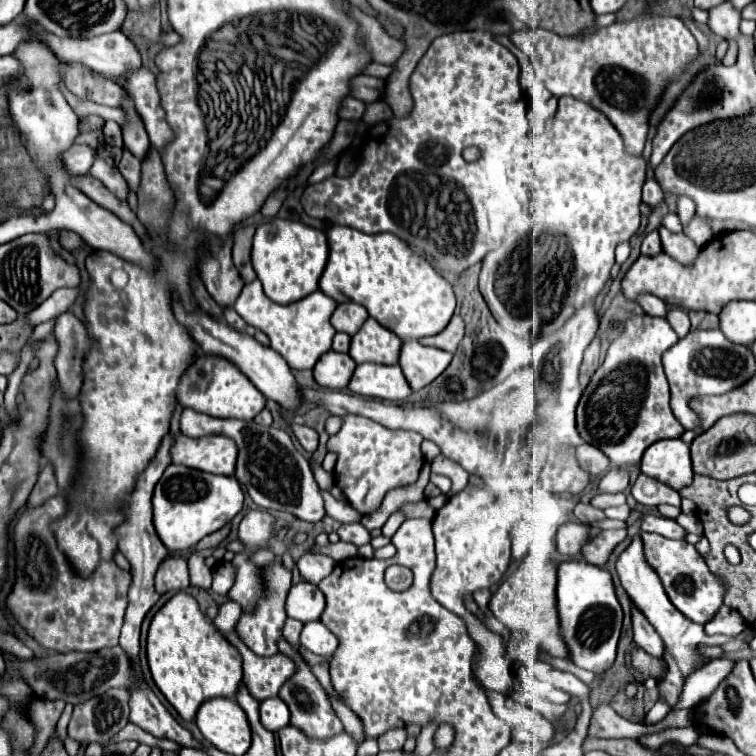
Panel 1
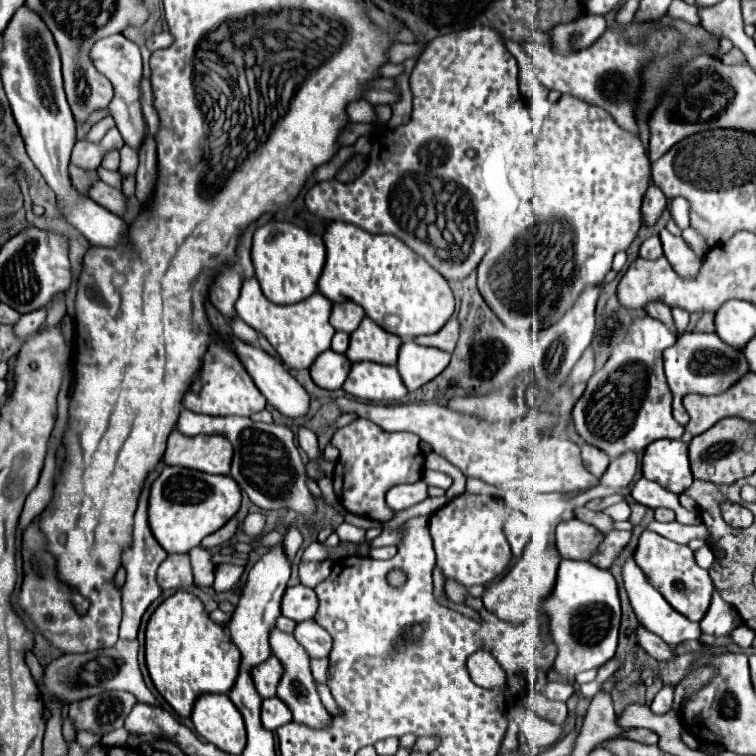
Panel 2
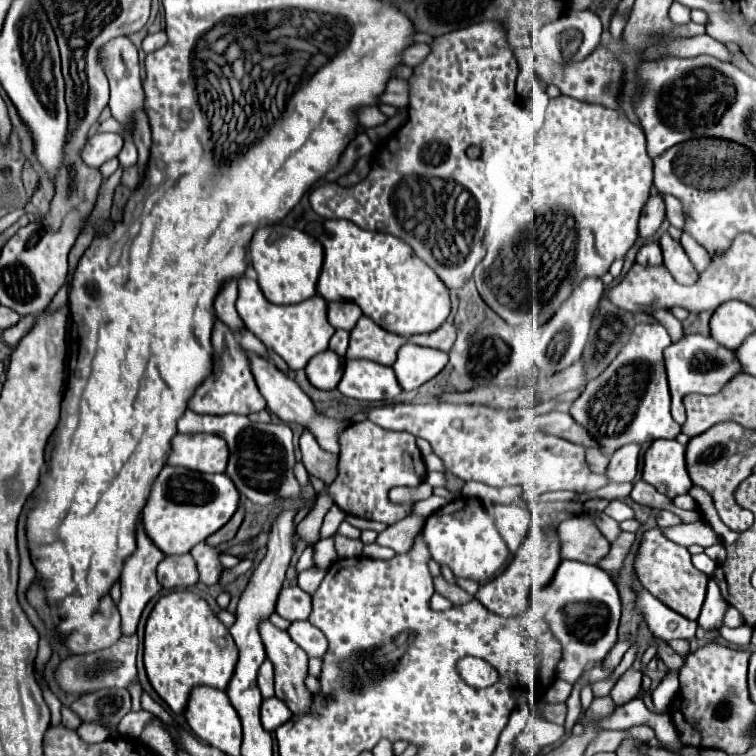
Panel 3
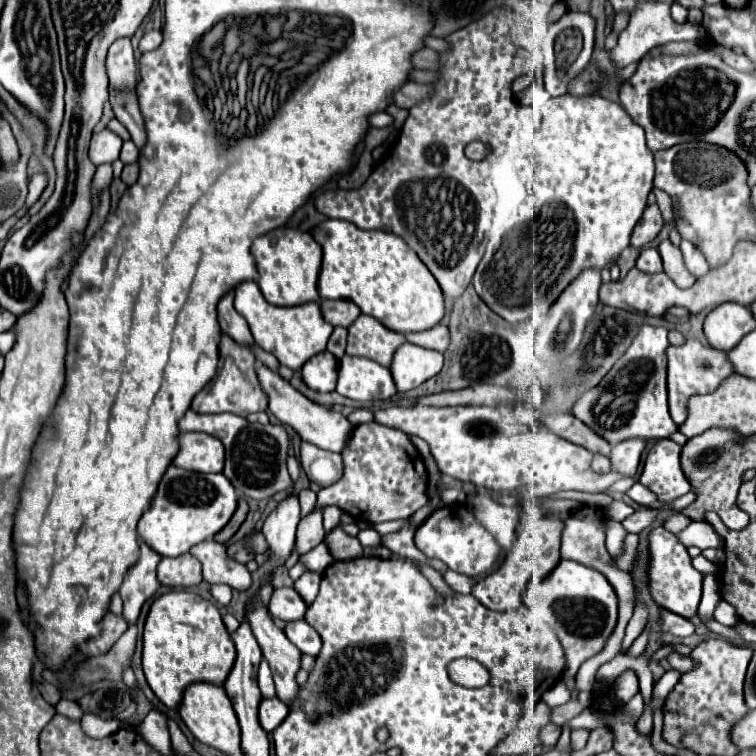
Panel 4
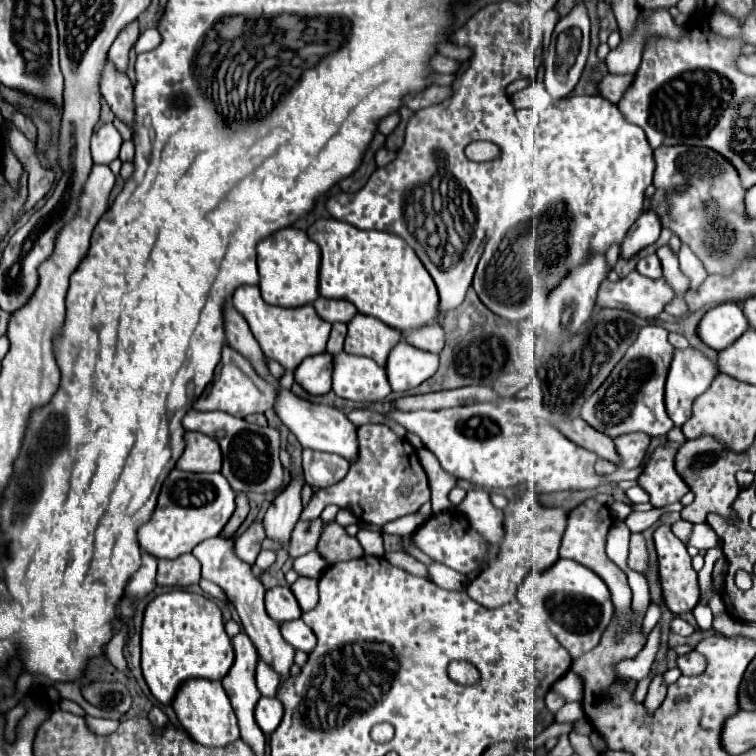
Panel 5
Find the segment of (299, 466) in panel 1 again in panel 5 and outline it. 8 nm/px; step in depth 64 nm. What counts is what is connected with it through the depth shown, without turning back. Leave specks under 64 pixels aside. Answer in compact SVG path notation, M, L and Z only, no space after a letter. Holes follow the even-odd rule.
M192 410L184 416L182 426L186 430L202 432L212 436L222 448L222 476L228 480L234 492L276 492L284 488L284 468L280 464L280 434L274 428L262 428L258 424L248 424L244 418L236 418L224 412L198 412Z

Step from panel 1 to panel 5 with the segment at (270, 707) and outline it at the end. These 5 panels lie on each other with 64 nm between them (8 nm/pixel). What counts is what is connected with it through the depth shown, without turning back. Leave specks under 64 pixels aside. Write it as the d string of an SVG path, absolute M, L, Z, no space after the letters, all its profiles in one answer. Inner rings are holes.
M260 698L254 708L256 724L260 726L260 730L264 734L272 734L278 728L282 714L284 714L284 708L282 708L280 700L276 700L276 698Z

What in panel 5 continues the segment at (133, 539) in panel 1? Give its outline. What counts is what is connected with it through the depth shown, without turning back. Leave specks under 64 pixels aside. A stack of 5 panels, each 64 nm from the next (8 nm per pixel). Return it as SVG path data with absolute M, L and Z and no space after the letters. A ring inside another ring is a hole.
M142 552L142 568L130 578L126 596L136 596L138 600L144 598L148 592L156 588L154 576L156 576L156 558L150 556L148 552Z

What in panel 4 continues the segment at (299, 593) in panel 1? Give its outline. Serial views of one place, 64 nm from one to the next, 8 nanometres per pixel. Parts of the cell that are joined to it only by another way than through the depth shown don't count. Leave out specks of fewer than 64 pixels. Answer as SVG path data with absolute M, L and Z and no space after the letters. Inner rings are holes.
M276 588L268 602L268 612L274 618L292 622L292 620L300 620L304 616L306 604L294 588Z

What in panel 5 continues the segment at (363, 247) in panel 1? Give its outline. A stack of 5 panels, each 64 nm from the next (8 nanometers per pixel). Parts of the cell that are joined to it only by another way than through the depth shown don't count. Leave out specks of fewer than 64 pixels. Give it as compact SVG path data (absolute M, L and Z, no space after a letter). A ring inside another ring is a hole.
M320 218L308 228L308 236L320 246L320 296L342 298L356 306L360 314L374 316L384 324L406 332L430 324L438 312L438 290L414 250L396 234L378 230L360 230L348 222L334 218Z

